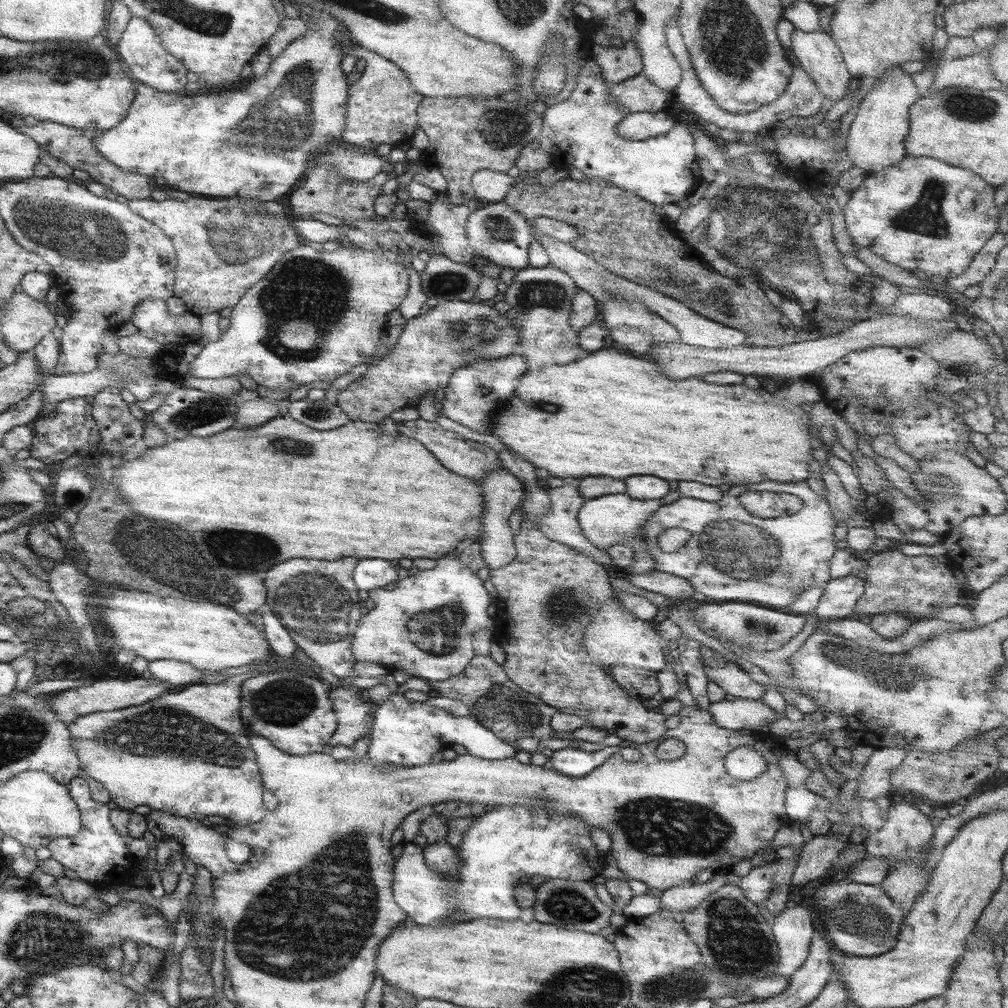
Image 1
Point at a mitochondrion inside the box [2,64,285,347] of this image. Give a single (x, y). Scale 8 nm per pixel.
(98, 238)

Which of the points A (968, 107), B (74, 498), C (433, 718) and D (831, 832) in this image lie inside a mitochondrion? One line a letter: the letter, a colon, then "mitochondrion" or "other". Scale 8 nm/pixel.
A: mitochondrion
B: mitochondrion
C: other
D: other

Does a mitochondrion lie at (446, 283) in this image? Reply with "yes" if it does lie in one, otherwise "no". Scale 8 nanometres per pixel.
yes

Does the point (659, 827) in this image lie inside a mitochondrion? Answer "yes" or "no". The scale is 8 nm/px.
yes

